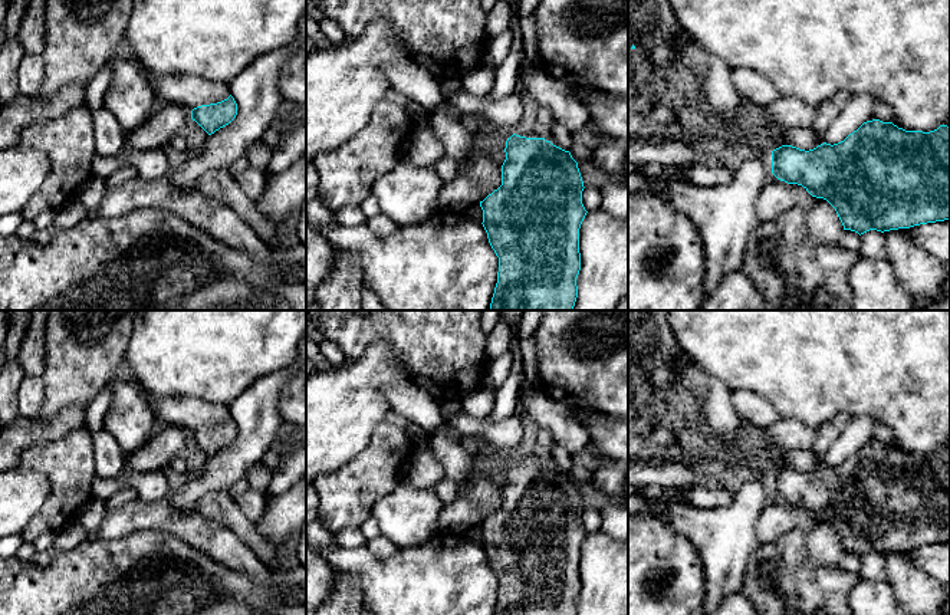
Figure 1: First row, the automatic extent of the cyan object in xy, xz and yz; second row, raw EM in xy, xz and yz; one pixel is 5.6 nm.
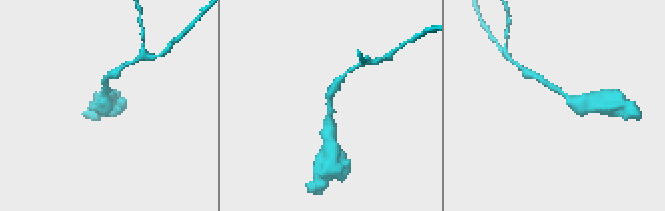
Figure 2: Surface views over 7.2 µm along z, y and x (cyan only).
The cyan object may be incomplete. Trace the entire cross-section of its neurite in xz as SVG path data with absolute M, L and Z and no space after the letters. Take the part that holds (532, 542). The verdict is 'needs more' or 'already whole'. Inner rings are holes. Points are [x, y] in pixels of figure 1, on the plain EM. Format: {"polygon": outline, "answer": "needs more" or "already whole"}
{"polygon": "M513 456L506 463L502 507L480 529L489 565L499 579L494 615L578 615L579 550L586 537L578 484L545 460Z", "answer": "already whole"}

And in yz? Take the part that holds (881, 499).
{"polygon": "M880 441L867 443L834 467L824 464L809 473L792 467L773 471L772 496L788 506L802 507L812 519L826 522L835 530L844 552L859 558L870 552L884 555L950 542L950 448L940 447L923 454L905 453Z", "answer": "already whole"}

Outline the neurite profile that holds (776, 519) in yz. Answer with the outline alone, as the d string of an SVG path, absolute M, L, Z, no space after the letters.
M772 499L759 517L759 545L775 543L796 527L798 522L790 507Z

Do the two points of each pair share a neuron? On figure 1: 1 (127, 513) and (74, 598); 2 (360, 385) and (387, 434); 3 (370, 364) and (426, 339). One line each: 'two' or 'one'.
1: two
2: two
3: two

